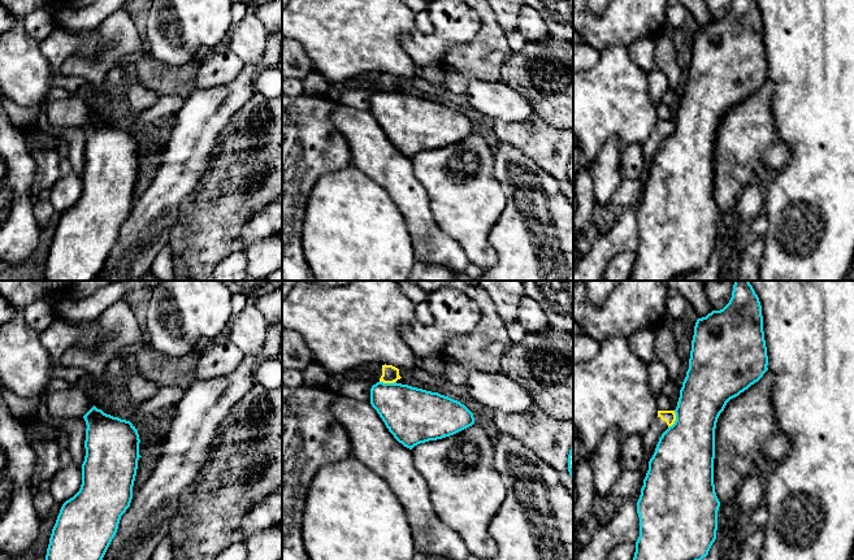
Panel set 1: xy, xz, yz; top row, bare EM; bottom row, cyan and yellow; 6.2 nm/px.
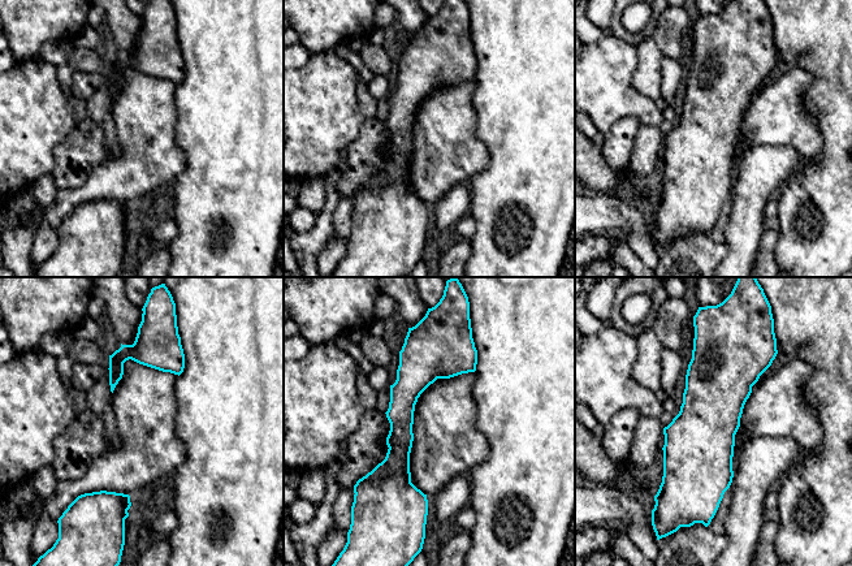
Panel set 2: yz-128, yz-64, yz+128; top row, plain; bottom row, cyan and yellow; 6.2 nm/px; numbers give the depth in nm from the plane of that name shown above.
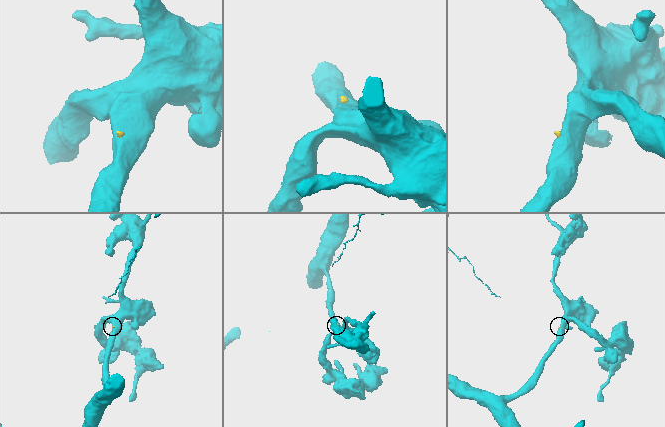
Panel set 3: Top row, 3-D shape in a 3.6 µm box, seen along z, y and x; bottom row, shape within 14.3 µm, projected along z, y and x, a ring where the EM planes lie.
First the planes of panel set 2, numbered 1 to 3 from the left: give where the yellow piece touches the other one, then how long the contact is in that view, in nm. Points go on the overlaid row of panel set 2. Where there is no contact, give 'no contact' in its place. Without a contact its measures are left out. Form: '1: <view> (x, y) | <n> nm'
1: no contact
2: no contact
3: no contact

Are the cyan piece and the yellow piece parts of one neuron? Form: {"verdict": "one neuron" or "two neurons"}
{"verdict": "two neurons"}

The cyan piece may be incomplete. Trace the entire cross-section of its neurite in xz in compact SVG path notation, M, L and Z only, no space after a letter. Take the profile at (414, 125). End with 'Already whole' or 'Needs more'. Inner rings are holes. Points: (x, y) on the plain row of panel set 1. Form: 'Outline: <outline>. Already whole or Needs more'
Outline: M396 91L373 94L370 113L394 147L409 159L474 133L473 122L460 110Z. Already whole

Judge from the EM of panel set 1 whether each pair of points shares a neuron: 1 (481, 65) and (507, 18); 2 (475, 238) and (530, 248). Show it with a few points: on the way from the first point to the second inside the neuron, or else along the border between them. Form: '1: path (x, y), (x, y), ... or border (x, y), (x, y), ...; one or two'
1: border (494, 13), (499, 26), (506, 33); two
2: border (501, 212), (489, 233), (497, 255), (491, 267); two

